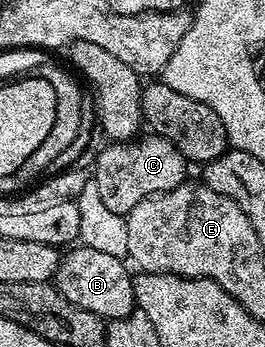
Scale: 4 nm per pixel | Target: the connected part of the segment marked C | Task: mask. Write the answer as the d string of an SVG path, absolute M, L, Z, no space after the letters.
M144 133L131 141L112 141L104 146L108 147L102 148L96 159L94 182L98 197L102 197L102 202L113 213L126 217L138 201L161 195L186 182L187 175L184 174L190 170L190 164L166 137Z

